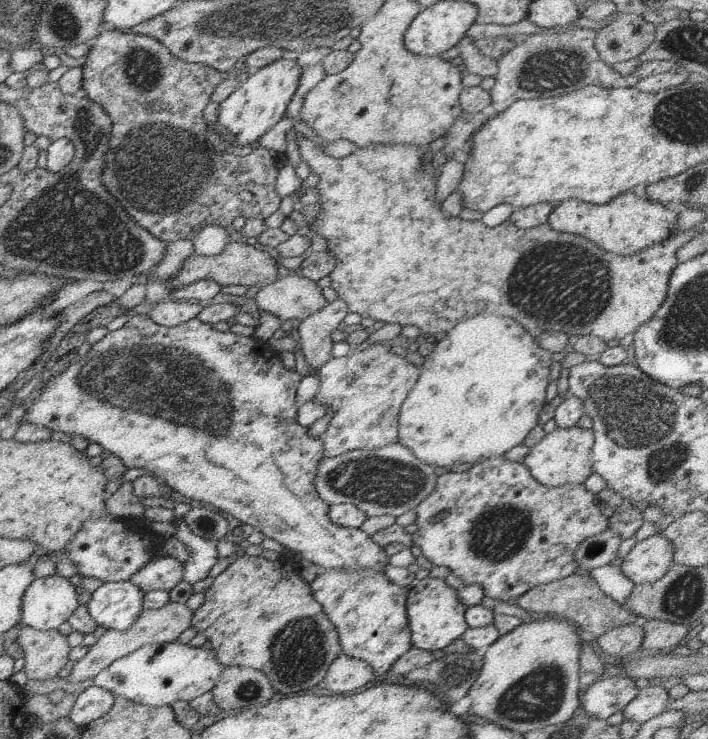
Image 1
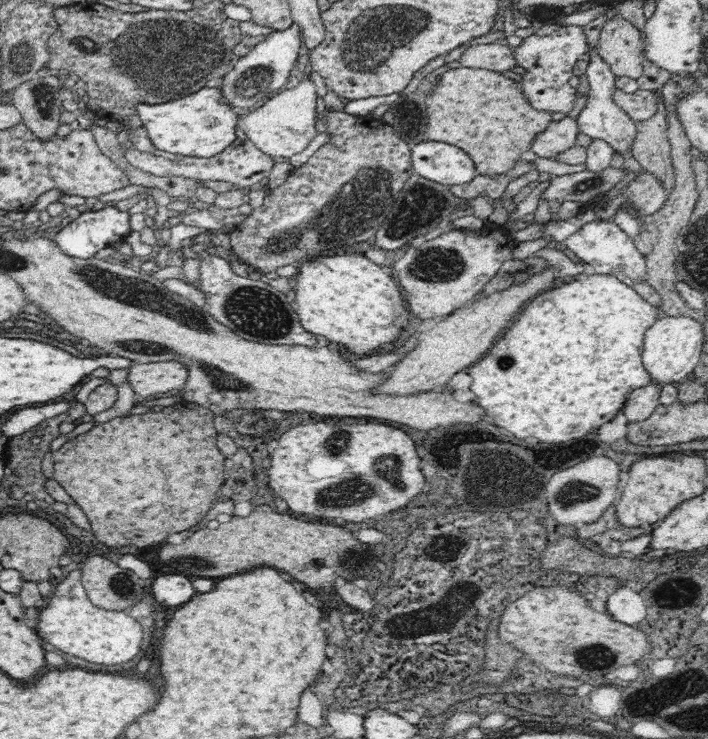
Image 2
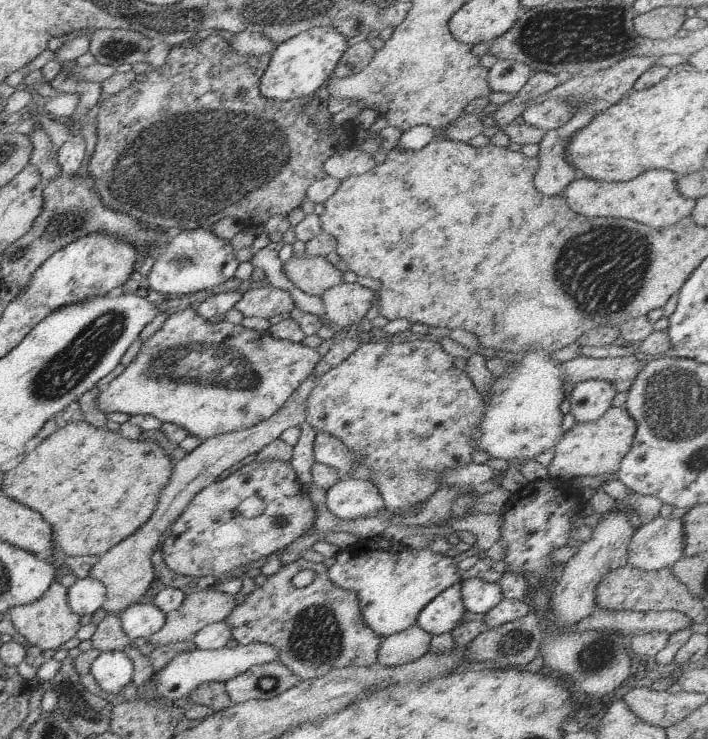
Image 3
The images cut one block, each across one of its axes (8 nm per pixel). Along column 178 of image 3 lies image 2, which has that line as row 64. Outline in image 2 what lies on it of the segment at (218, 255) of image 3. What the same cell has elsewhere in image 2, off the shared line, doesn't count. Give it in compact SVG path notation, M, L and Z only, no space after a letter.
M292 24L287 29L273 31L266 39L250 49L246 56L234 60L234 69L223 75L221 101L229 104L234 110L253 111L260 108L266 98L276 94L288 82L288 76L298 60L301 32L298 25Z

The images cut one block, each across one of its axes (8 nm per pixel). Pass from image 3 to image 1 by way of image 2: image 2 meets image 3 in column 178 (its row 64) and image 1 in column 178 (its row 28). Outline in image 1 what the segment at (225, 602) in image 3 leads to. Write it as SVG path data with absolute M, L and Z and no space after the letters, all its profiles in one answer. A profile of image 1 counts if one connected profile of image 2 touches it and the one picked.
M169 601L162 608L144 610L138 617L137 623L131 629L124 630L124 632L114 628L108 629L94 645L88 647L88 654L74 664L70 670L69 681L77 683L88 680L88 678L93 679L101 670L107 668L120 656L127 655L142 645L147 645L148 643L174 643L176 638L193 624L194 613L186 603Z

